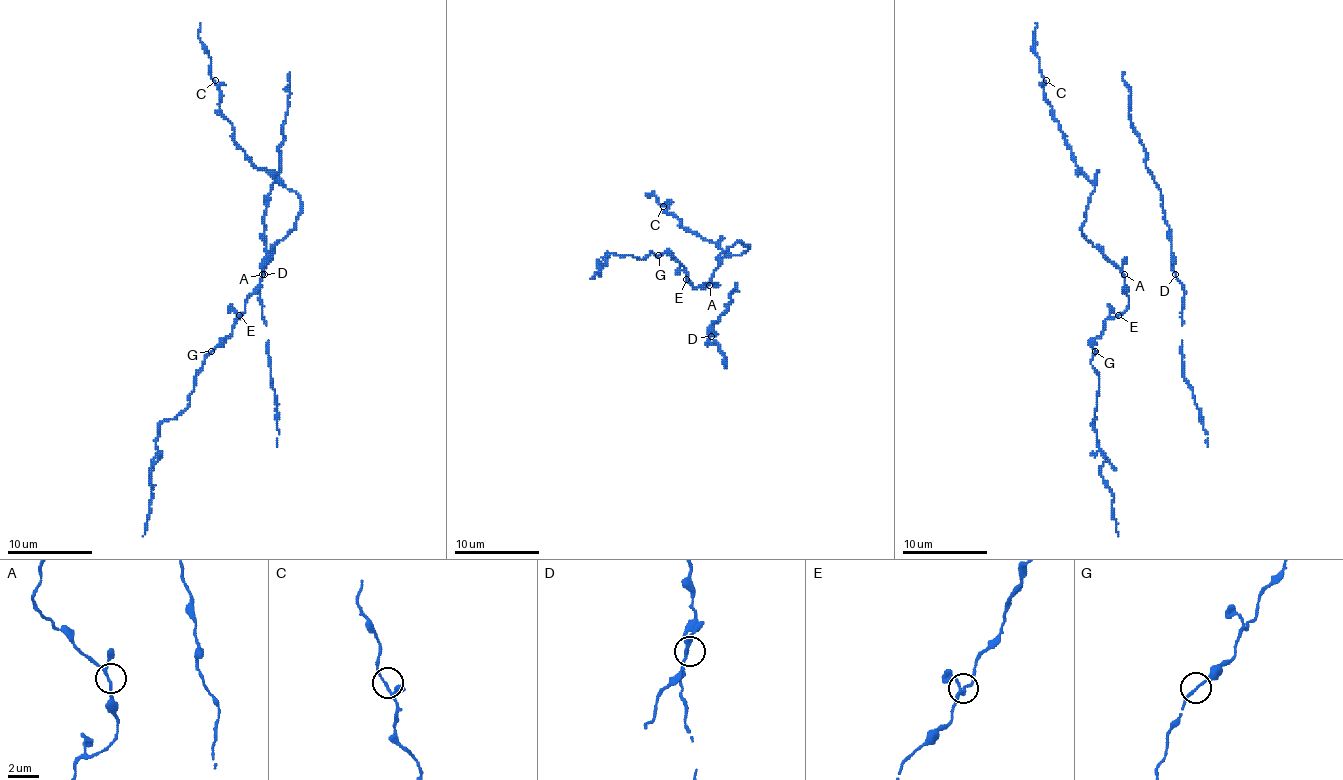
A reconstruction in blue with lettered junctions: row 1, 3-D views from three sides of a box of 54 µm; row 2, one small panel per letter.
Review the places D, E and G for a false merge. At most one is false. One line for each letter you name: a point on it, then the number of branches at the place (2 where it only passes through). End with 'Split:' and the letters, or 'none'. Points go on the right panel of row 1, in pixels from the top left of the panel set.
Split: none

